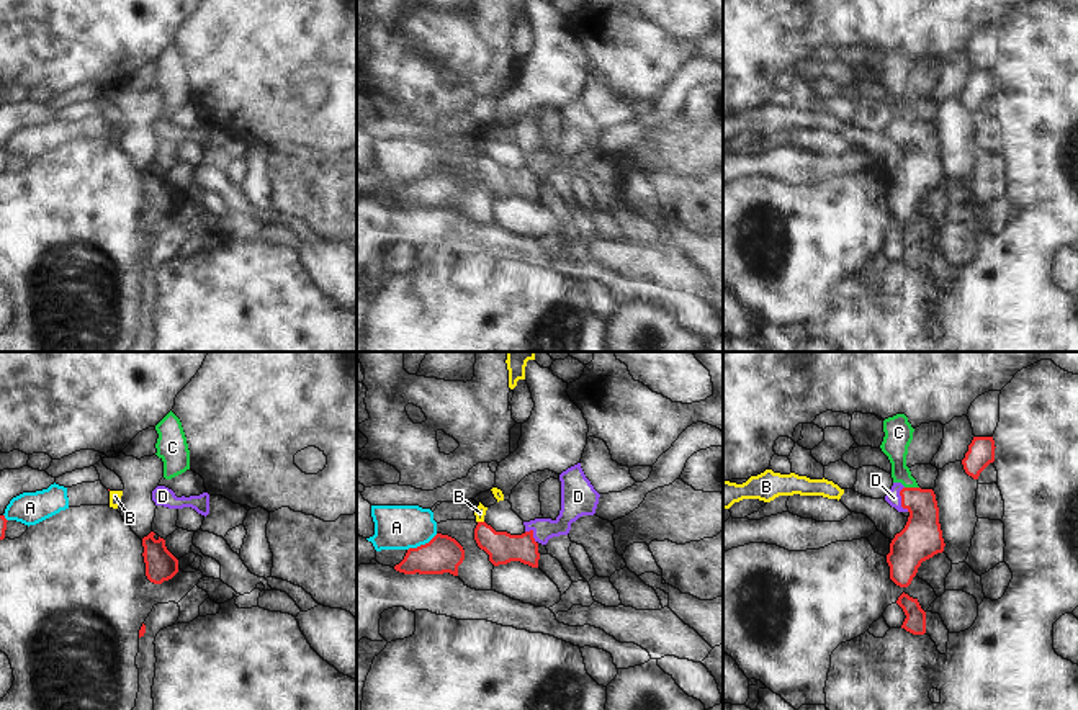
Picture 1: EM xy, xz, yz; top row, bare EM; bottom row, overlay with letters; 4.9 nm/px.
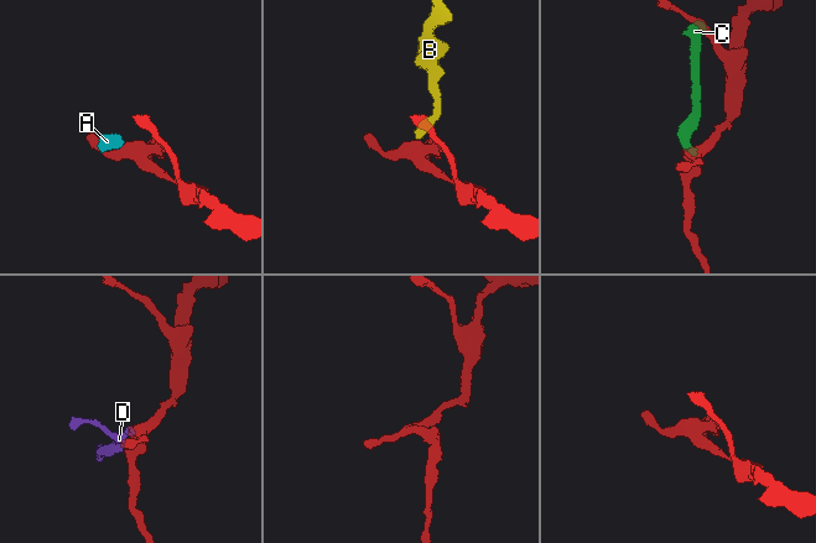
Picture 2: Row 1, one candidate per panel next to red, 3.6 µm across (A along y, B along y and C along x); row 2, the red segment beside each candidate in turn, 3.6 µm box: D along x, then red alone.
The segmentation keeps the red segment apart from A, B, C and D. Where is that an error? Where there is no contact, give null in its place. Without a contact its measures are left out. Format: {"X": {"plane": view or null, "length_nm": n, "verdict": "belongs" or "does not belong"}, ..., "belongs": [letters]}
{"A": {"plane": "xz", "length_nm": 170, "verdict": "does not belong"}, "B": {"plane": "xz", "length_nm": 30, "verdict": "does not belong"}, "C": {"plane": "yz", "length_nm": 70, "verdict": "does not belong"}, "D": {"plane": "yz", "length_nm": 130, "verdict": "belongs"}, "belongs": ["D"]}

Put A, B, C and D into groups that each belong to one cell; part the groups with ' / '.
A B / C / D

